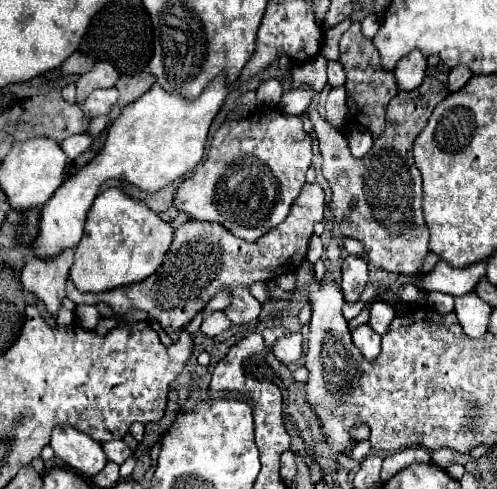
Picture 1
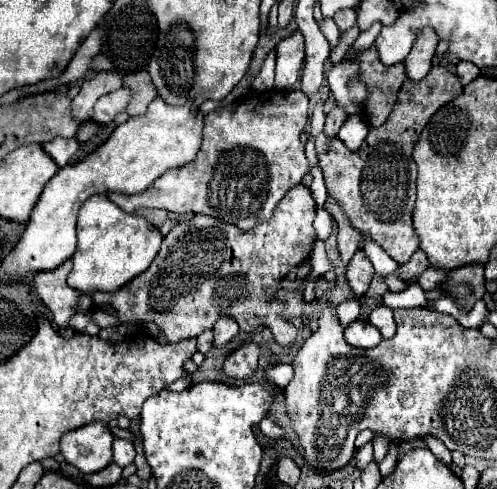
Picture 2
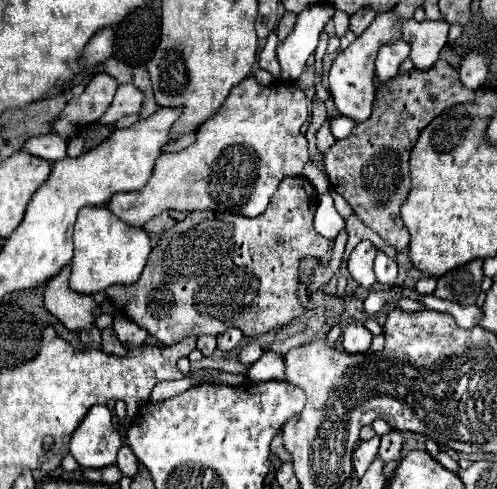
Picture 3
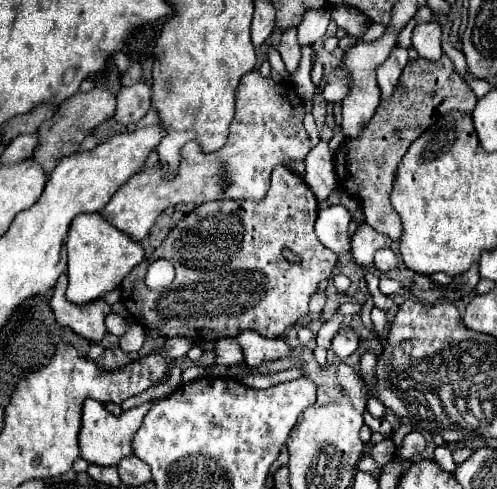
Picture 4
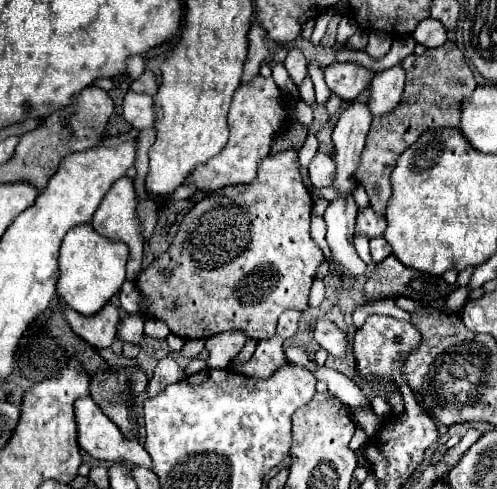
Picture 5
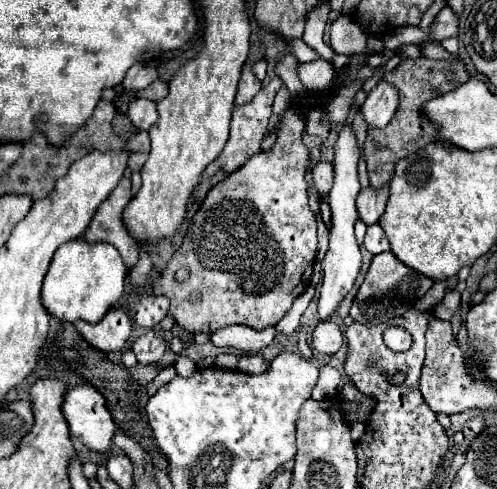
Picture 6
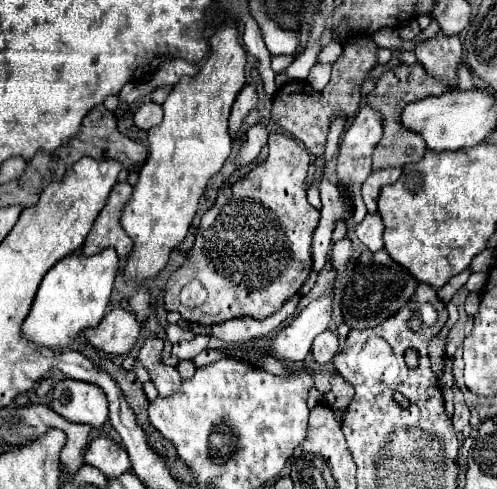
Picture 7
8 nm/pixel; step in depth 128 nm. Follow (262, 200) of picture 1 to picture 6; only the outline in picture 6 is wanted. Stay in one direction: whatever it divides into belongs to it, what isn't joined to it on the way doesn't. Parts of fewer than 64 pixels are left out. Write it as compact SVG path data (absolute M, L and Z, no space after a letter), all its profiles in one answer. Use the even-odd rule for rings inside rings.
M276 76L276 78L270 80L268 86L264 86L264 88L256 94L256 98L254 98L250 104L234 108L234 112L232 112L232 122L230 122L230 138L228 138L228 142L226 142L224 150L222 150L222 154L218 156L218 162L222 164L222 170L224 170L224 172L228 172L228 174L236 172L250 156L254 156L254 154L260 152L260 142L262 142L262 138L264 138L264 132L266 132L266 126L268 126L268 118L270 118L270 114L272 114L272 100L274 100L276 92L282 88L282 84L284 84L284 82ZM122 178L112 194L100 204L98 212L94 214L90 226L84 232L84 240L88 244L108 242L116 246L124 264L128 268L134 268L134 264L138 262L138 242L128 234L122 224L122 210L126 208L130 198L130 178Z

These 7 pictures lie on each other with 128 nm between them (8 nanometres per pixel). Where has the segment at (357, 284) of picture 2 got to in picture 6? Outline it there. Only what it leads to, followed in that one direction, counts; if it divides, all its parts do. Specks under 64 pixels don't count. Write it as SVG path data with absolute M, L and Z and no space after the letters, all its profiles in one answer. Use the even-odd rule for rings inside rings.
M384 184L382 188L362 188L356 200L356 208L358 208L358 216L364 220L364 224L376 224L386 208L386 200L388 200L388 184Z

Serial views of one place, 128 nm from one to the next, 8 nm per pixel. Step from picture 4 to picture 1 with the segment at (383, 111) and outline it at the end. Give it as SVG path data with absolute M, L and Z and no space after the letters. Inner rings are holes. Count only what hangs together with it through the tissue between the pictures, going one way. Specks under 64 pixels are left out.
M426 78L416 90L412 92L398 92L392 102L388 104L386 112L386 128L380 136L374 138L374 146L364 158L354 158L350 154L348 142L342 132L338 132L334 126L330 126L326 120L320 116L312 120L316 128L316 138L322 150L322 174L328 180L332 188L332 198L330 198L330 210L334 220L340 226L340 232L346 238L356 238L368 246L368 260L388 272L396 274L420 274L420 266L424 256L428 254L428 230L422 218L422 178L420 170L414 164L412 158L412 146L416 136L424 130L432 110L450 94L450 90L436 78Z

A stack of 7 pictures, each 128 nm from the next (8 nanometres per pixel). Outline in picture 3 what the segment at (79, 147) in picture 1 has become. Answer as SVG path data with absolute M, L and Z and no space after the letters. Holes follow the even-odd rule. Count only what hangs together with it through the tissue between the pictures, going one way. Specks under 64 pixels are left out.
M56 134L34 136L34 138L26 140L22 148L24 148L24 152L28 152L32 156L38 156L38 158L44 158L50 162L66 158L66 140L62 140Z

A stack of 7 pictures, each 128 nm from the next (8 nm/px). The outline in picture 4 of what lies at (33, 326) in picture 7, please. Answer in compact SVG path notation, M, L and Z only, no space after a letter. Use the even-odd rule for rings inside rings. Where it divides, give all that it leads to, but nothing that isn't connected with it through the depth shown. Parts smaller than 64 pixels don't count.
M80 214L72 220L66 238L68 252L68 290L66 298L72 304L84 306L100 300L106 292L118 288L124 276L144 260L144 250L134 240L128 240L124 232L112 228L100 214Z

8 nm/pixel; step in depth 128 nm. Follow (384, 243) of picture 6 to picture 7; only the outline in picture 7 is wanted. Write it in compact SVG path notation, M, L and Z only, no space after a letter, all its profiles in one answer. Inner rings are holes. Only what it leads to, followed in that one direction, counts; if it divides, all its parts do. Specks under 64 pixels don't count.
M366 214L366 218L360 224L356 224L356 236L370 252L384 248L382 230L384 230L384 224L378 214Z

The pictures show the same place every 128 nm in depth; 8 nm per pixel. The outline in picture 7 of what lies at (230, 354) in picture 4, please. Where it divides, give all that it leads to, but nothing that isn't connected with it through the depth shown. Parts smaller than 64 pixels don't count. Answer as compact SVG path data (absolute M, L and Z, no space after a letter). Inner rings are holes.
M292 296L290 300L286 300L282 304L280 310L276 310L274 314L270 314L268 318L264 320L258 320L258 318L250 318L250 316L242 316L242 318L232 318L232 320L226 320L222 324L216 324L212 326L212 334L228 344L244 344L244 342L250 342L254 338L260 338L260 336L266 336L270 330L278 328L290 314L294 314L296 310L296 304L298 304L300 296Z

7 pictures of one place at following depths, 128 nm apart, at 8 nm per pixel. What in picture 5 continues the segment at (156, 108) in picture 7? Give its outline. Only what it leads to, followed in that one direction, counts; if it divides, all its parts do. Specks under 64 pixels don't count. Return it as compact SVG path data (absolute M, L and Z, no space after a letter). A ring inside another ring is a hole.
M128 92L124 96L124 118L138 130L154 126L154 110L152 110L152 96Z

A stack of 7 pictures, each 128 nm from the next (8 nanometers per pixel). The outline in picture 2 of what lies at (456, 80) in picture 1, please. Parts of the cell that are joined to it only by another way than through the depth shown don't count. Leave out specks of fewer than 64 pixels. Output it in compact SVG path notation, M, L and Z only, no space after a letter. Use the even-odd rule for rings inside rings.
M460 62L460 64L456 66L456 74L458 74L460 82L466 86L466 84L470 84L472 80L476 80L476 78L480 76L480 68L474 66L472 62Z

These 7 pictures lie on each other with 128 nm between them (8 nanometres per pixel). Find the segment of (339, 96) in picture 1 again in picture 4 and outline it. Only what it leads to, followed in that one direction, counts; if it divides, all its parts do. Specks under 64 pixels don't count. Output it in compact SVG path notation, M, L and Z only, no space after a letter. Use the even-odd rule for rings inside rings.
M320 140L306 156L306 184L318 200L326 200L338 186L334 172L334 156L328 150L328 142Z

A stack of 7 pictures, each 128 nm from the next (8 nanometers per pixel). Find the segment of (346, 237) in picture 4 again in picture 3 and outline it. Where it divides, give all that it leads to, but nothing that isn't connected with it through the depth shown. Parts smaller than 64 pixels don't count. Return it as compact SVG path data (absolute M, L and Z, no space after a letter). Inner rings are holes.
M330 194L320 196L320 204L314 216L314 228L318 234L322 234L328 240L334 240L340 230L344 230L344 218L334 208L334 202Z

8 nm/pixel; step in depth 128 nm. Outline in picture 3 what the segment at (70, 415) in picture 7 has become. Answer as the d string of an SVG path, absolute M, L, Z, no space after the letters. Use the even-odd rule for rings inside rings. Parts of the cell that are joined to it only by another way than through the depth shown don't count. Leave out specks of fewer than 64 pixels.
M92 406L72 436L70 454L82 468L104 468L116 464L126 426L130 426L128 416L114 426L112 414L106 406Z

